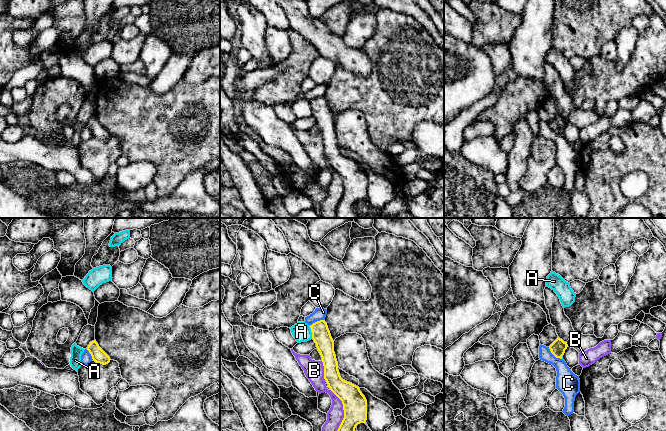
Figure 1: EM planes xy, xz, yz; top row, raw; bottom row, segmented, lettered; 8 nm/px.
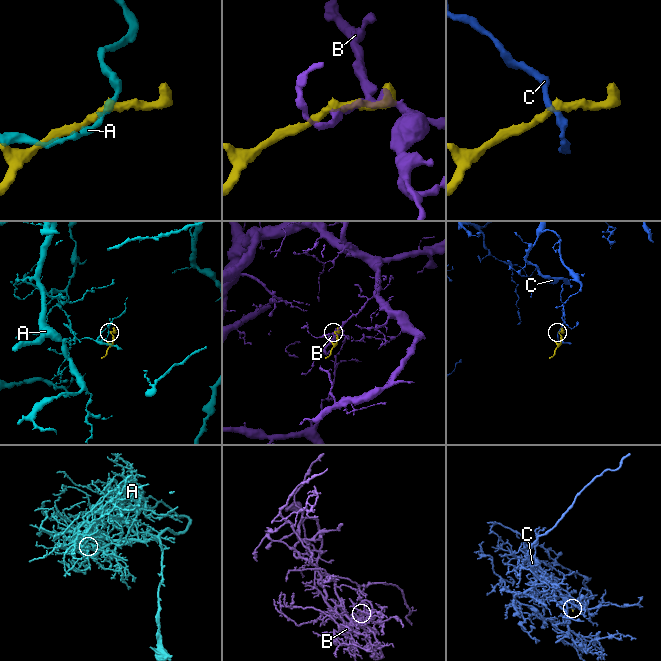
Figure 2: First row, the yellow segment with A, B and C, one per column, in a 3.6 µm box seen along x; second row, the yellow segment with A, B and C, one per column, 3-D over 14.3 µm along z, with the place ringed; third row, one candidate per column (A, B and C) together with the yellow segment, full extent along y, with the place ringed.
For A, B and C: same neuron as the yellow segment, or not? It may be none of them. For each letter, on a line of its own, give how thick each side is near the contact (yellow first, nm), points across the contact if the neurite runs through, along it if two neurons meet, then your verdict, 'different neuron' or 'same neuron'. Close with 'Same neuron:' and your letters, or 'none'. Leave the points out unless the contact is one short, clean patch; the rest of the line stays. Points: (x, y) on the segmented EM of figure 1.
A: 150 nm thick on the yellow side, 150 nm on the other; different neuron
B: 190 nm thick on the yellow side, 140 nm on the other; different neuron
C: 120 nm thick on the yellow side, 180 nm on the other; border along yz (548, 347), (556, 357), (561, 359); different neuron
Same neuron: none

